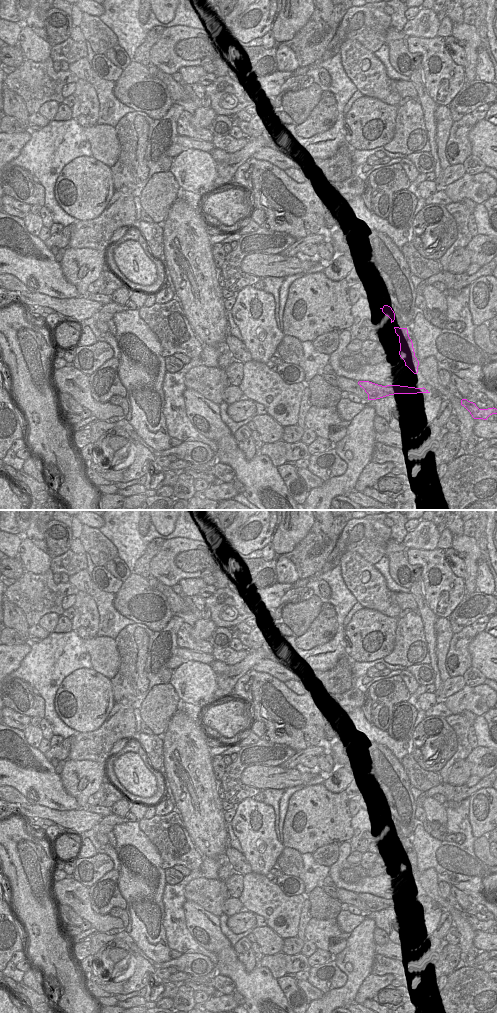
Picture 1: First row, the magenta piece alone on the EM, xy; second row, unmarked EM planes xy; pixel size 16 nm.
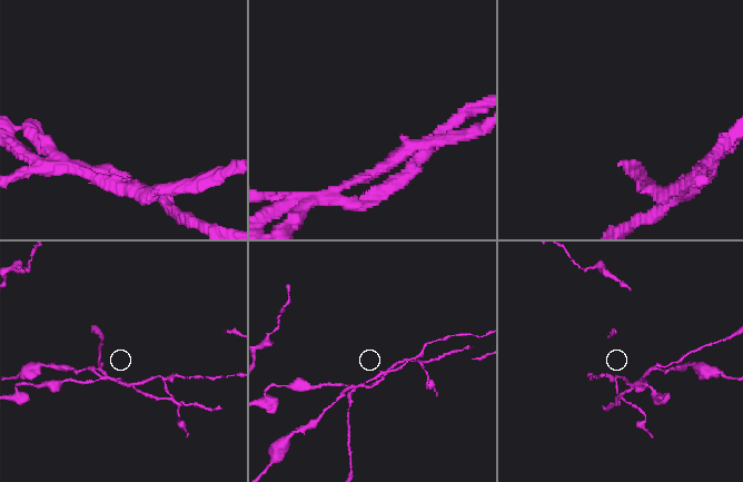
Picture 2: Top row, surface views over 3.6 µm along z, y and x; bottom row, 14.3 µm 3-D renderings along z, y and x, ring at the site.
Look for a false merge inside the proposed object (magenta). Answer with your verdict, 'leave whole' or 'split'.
split

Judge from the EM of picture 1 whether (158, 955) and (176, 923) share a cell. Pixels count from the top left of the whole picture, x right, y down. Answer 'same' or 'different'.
different

